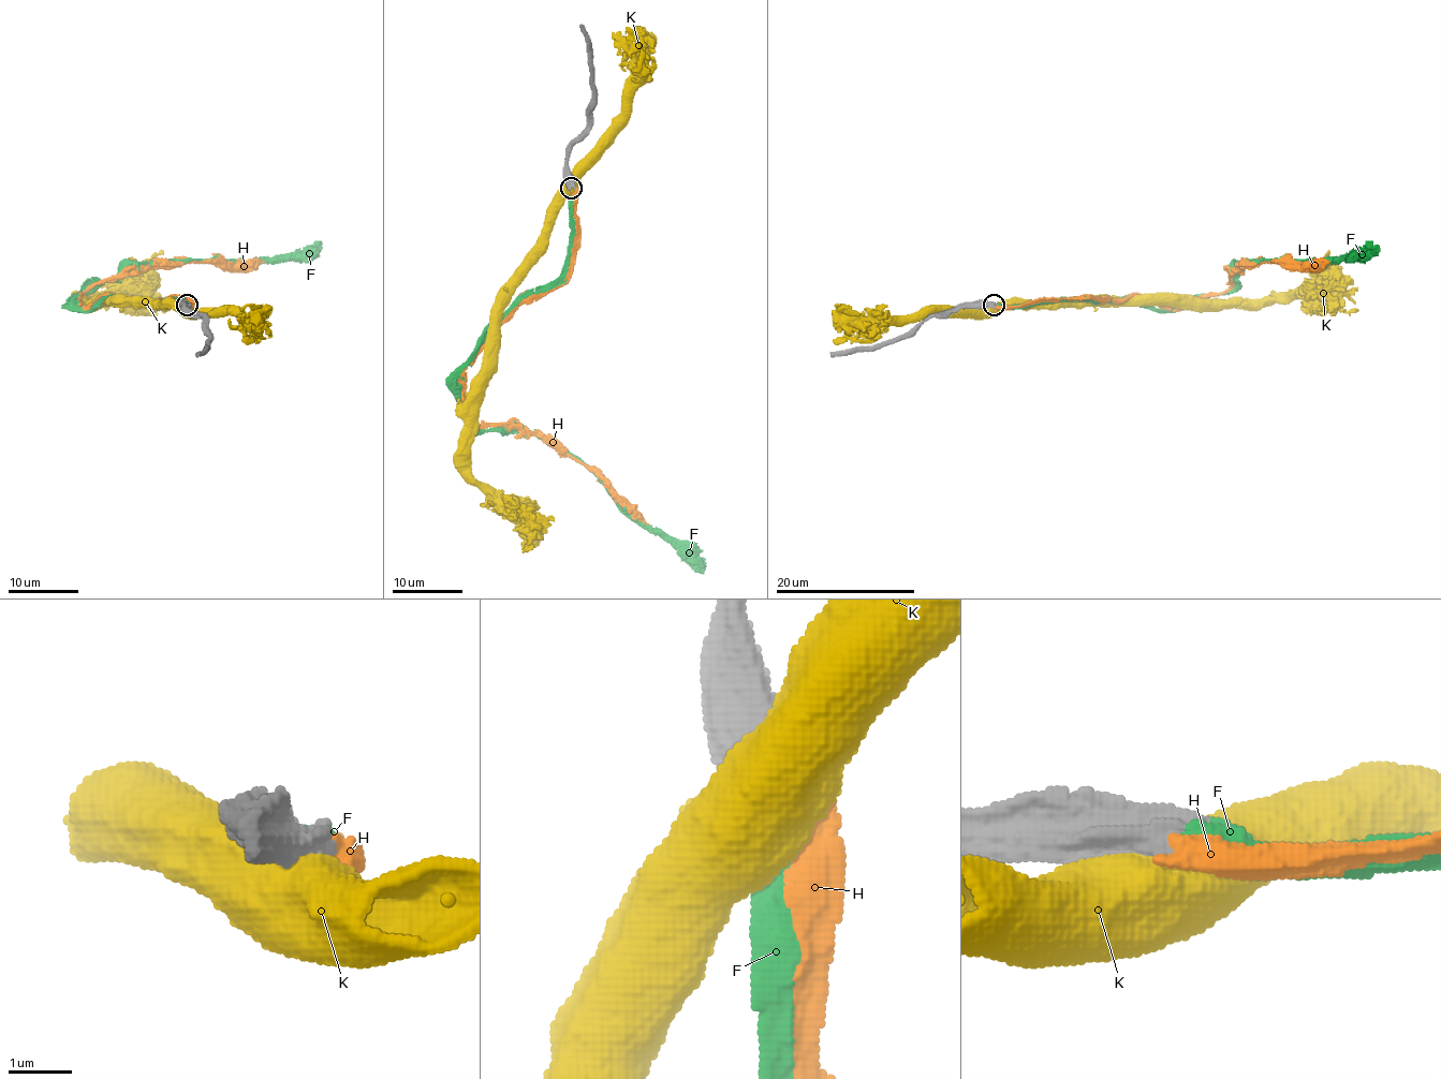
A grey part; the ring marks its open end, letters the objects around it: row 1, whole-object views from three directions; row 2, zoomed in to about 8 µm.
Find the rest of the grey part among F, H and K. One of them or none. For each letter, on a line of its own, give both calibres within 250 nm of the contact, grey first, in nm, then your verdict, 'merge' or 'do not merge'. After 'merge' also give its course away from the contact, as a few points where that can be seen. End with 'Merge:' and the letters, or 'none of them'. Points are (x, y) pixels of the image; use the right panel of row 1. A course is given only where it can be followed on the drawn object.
F: calibres 700 and 500 nm; merge; course (994, 306), (1133, 295), (1155, 309), (1172, 311), (1228, 293), (1236, 284), (1238, 262), (1353, 260), (1372, 240)
H: calibres 600 and 480 nm; do not merge
K: calibres 900 and 800 nm; do not merge
Merge: F

